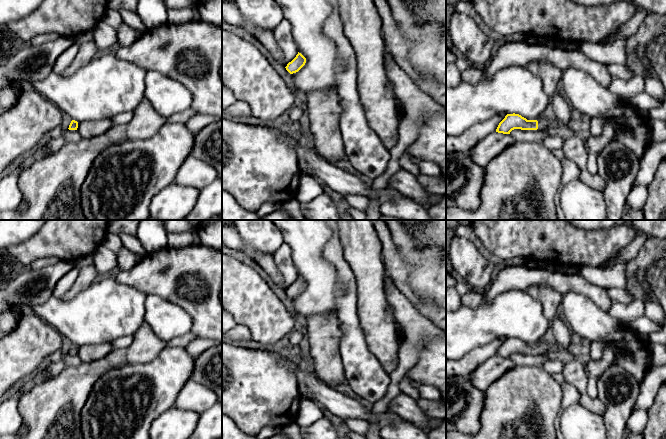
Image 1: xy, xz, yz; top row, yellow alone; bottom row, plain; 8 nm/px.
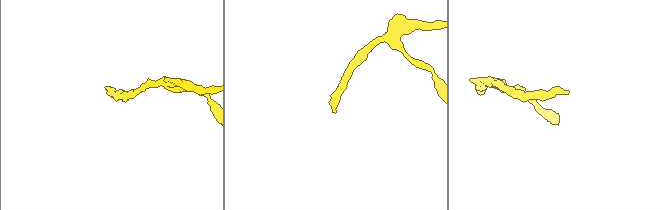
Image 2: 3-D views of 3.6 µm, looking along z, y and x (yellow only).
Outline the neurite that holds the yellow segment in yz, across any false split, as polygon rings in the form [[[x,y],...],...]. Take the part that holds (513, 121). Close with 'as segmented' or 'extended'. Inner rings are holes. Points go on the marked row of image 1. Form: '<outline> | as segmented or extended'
[[[507,114],[505,118],[499,123],[496,132],[510,134],[510,132],[514,129],[546,129],[548,123],[549,121],[545,118],[539,118],[538,120],[527,120],[519,114]]] | extended

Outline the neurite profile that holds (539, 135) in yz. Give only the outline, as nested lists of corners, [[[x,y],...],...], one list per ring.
[[[514,129],[510,132],[510,135],[518,142],[542,142],[549,136],[546,129],[537,130],[521,130]]]

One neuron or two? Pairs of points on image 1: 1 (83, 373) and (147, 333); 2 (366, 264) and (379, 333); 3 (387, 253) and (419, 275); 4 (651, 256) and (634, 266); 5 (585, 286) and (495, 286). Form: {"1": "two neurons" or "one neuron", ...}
{"1": "one neuron", "2": "one neuron", "3": "two neurons", "4": "one neuron", "5": "one neuron"}

